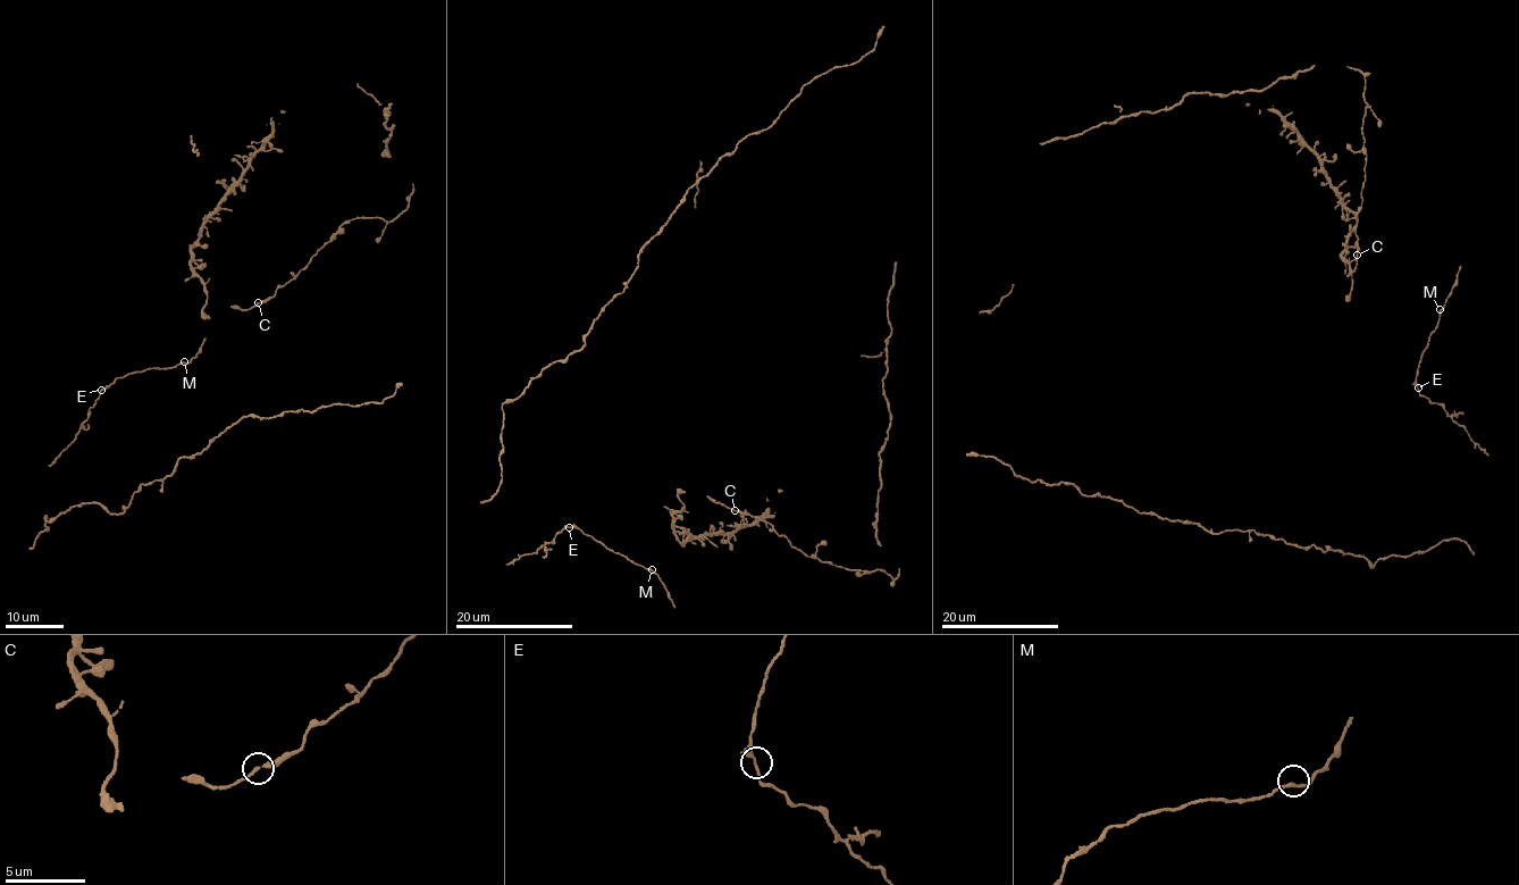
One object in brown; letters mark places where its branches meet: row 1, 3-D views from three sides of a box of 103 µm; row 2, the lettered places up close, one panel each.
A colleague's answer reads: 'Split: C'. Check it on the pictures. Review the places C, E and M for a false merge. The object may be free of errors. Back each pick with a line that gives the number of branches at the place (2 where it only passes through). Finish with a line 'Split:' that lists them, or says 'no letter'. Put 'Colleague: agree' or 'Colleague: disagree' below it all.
Split: no letter
Colleague: disagree

